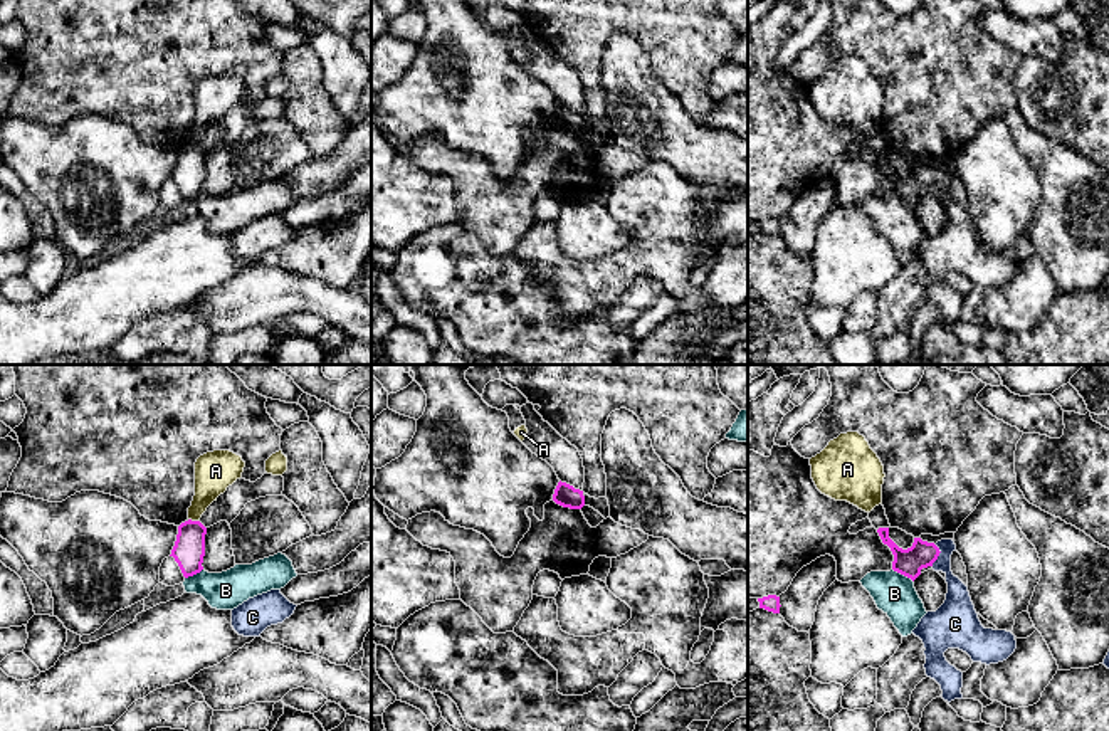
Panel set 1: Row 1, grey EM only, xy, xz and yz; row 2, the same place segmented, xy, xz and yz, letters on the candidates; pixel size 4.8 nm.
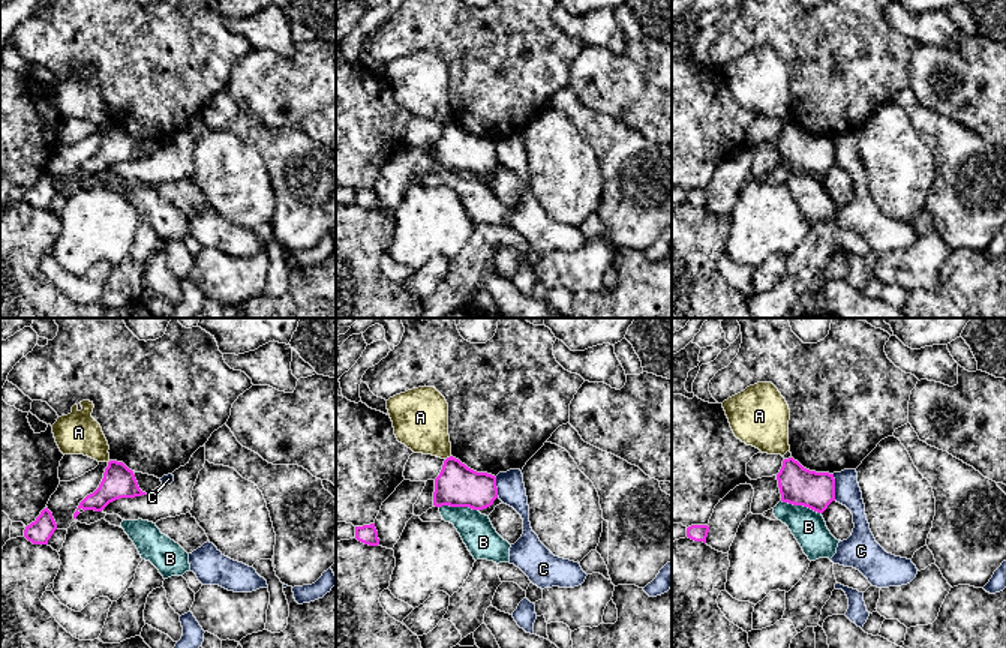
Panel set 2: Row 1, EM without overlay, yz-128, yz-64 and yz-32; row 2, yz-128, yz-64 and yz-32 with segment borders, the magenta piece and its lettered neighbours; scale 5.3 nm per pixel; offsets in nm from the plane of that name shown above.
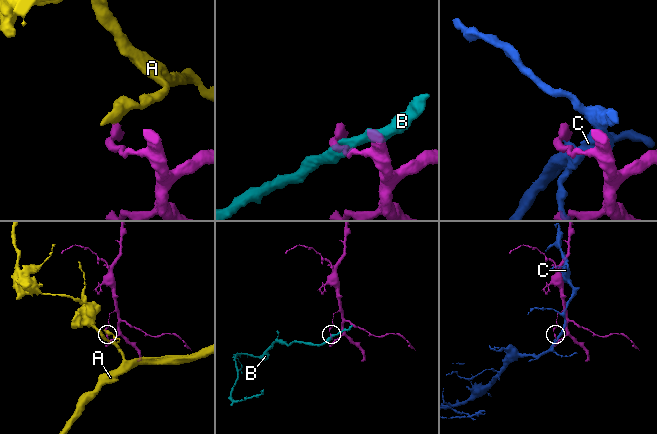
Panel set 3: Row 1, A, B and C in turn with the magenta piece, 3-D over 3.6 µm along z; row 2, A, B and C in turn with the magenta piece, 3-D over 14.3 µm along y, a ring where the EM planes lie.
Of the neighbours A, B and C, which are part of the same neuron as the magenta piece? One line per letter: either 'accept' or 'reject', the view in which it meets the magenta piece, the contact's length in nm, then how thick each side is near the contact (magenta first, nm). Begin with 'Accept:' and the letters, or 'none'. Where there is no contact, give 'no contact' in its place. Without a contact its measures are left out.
Accept: none
A: reject; contact in xy; length 60 nm; calibres 150 and 180 nm
B: reject; contact in yz; length 120 nm; calibres 130 and 200 nm
C: reject; contact in yz; length 110 nm; calibres 130 and 130 nm

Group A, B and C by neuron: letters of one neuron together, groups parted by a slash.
A / B / C

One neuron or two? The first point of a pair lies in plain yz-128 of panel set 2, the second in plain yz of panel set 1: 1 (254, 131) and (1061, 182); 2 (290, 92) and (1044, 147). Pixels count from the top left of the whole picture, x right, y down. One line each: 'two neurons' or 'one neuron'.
1: one neuron
2: two neurons

